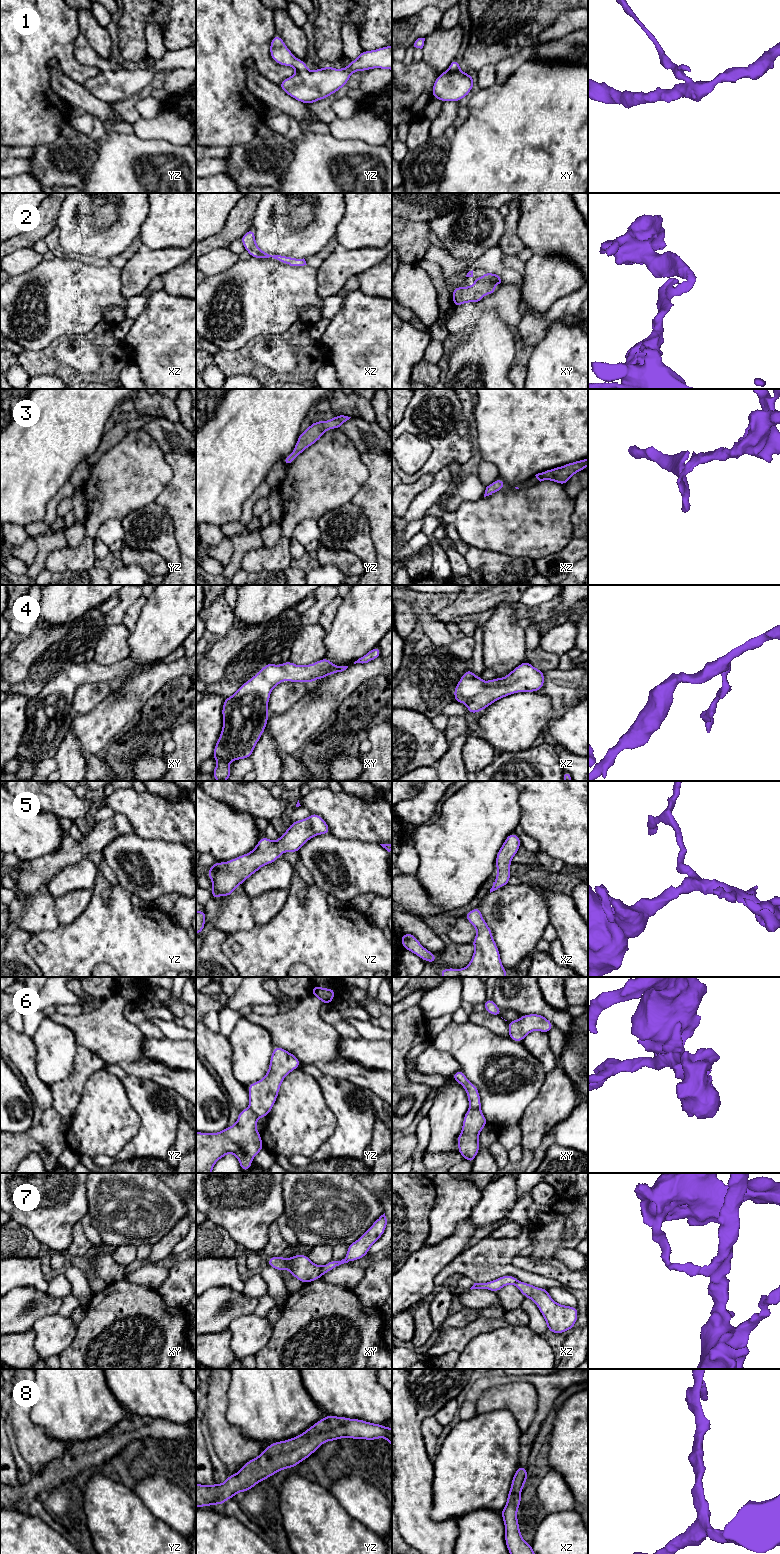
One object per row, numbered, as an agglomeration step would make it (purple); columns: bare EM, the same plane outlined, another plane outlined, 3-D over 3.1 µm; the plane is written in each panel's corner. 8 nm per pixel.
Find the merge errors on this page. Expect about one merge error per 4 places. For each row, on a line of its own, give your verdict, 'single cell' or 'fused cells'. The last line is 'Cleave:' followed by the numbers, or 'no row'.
1: single cell
2: single cell
3: single cell
4: single cell
5: single cell
6: fused cells
7: fused cells
8: single cell
Cleave: 6, 7

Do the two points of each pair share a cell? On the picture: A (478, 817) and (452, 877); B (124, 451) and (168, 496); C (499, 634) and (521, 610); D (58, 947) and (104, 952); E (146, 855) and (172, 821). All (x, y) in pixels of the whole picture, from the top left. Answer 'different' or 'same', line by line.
A: same
B: different
C: different
D: same
E: different

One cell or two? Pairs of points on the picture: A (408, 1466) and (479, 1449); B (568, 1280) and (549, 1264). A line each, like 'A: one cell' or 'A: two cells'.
A: two cells
B: one cell

